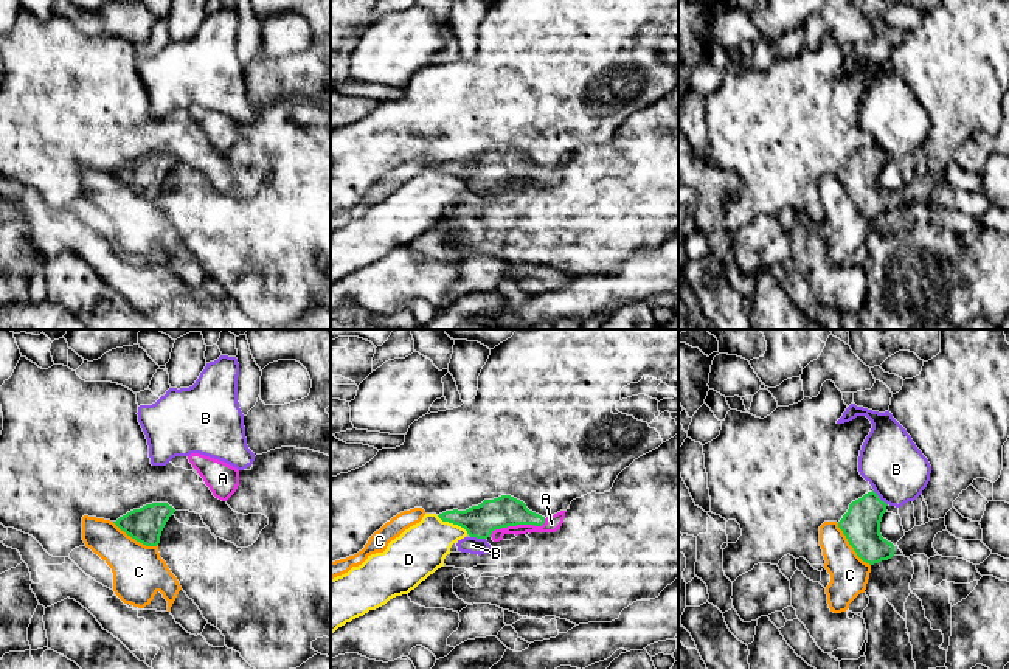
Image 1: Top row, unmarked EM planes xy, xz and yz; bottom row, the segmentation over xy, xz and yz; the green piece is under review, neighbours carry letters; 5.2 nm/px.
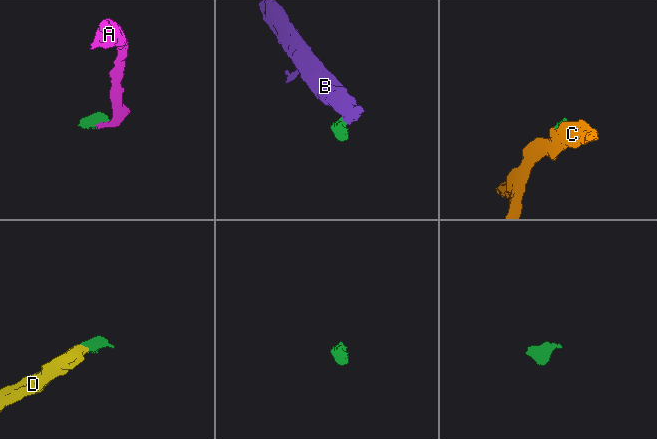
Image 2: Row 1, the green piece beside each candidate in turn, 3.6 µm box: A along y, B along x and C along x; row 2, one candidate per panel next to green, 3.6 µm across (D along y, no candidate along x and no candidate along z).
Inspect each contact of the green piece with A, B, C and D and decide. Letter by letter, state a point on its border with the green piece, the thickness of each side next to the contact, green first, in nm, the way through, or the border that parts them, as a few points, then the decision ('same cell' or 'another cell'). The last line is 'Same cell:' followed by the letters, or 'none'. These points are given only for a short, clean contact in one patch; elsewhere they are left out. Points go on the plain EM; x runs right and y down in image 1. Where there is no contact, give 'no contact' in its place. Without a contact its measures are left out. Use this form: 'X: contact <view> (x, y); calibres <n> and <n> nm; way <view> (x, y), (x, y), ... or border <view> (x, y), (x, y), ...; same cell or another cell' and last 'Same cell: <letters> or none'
A: contact xz (517, 176); calibres 160 and 80 nm; way xz (505, 163), (517, 176), (551, 176); same cell
B: contact xz (478, 190); calibres 160 and 90 nm; border xz (471, 188), (485, 191); another cell
C: contact xy (135, 191); calibres 180 and 280 nm; another cell
D: contact xz (452, 174); calibres 160 and 260 nm; border xz (436, 168), (460, 177), (468, 185); another cell
Same cell: A

